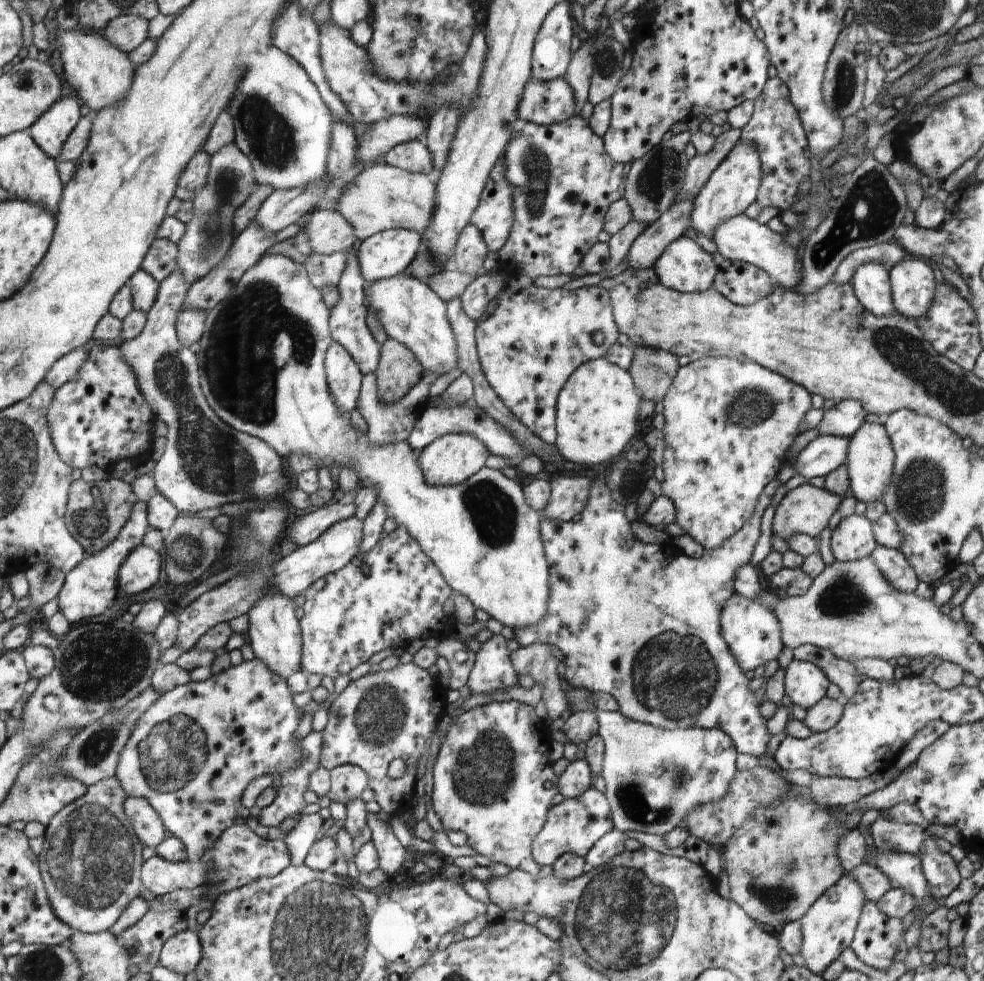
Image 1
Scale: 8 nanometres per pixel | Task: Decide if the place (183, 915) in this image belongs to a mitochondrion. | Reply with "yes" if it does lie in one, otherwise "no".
no

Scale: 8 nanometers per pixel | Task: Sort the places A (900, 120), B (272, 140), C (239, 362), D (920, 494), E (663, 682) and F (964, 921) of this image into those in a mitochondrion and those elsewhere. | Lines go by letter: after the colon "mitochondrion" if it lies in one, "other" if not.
A: other
B: mitochondrion
C: mitochondrion
D: mitochondrion
E: mitochondrion
F: other

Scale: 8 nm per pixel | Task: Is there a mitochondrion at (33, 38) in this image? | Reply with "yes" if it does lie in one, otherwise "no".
no

